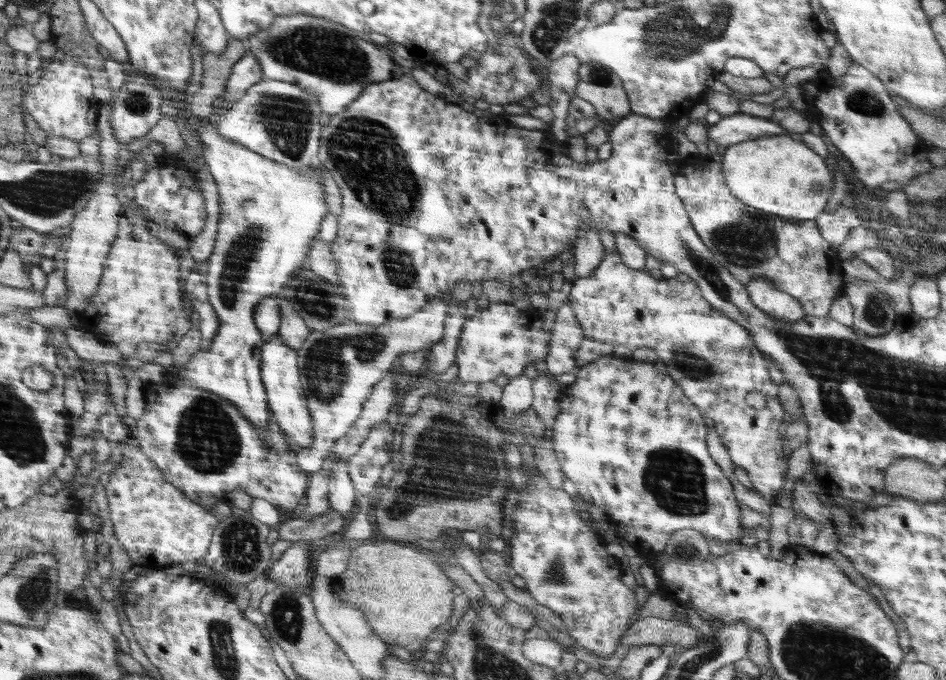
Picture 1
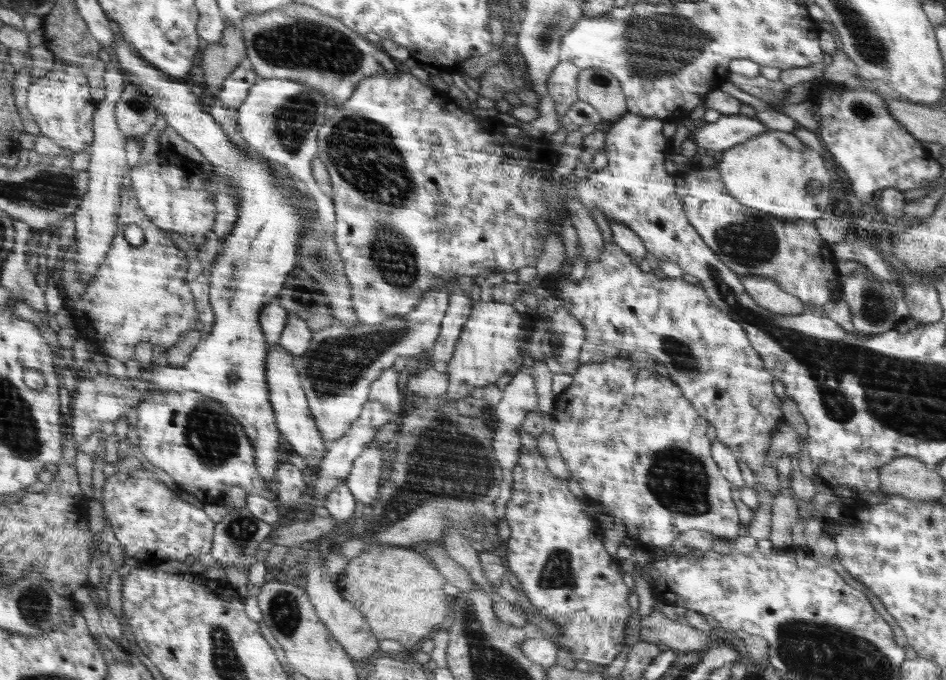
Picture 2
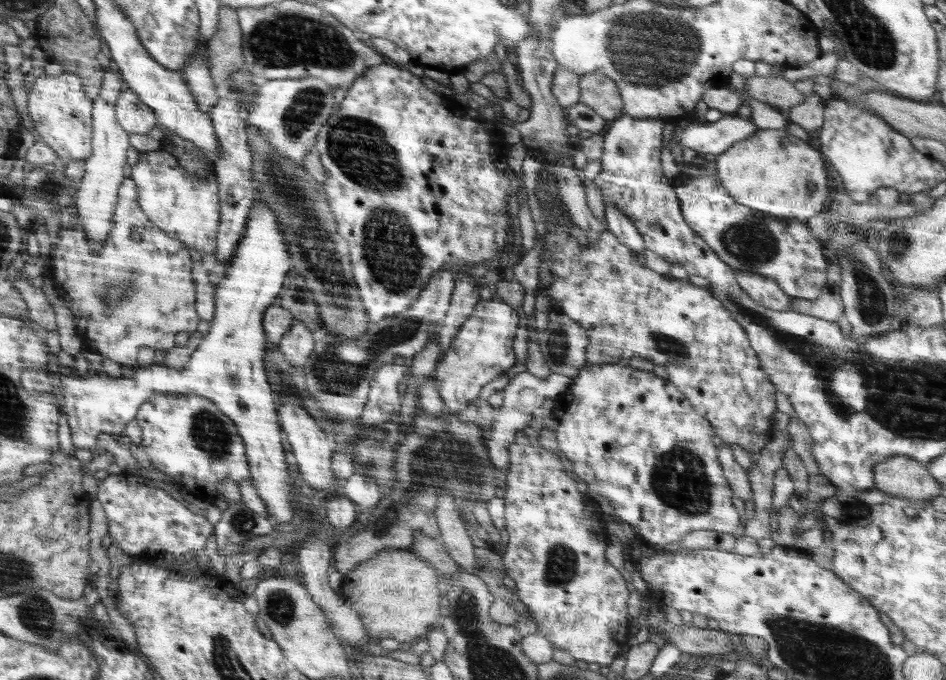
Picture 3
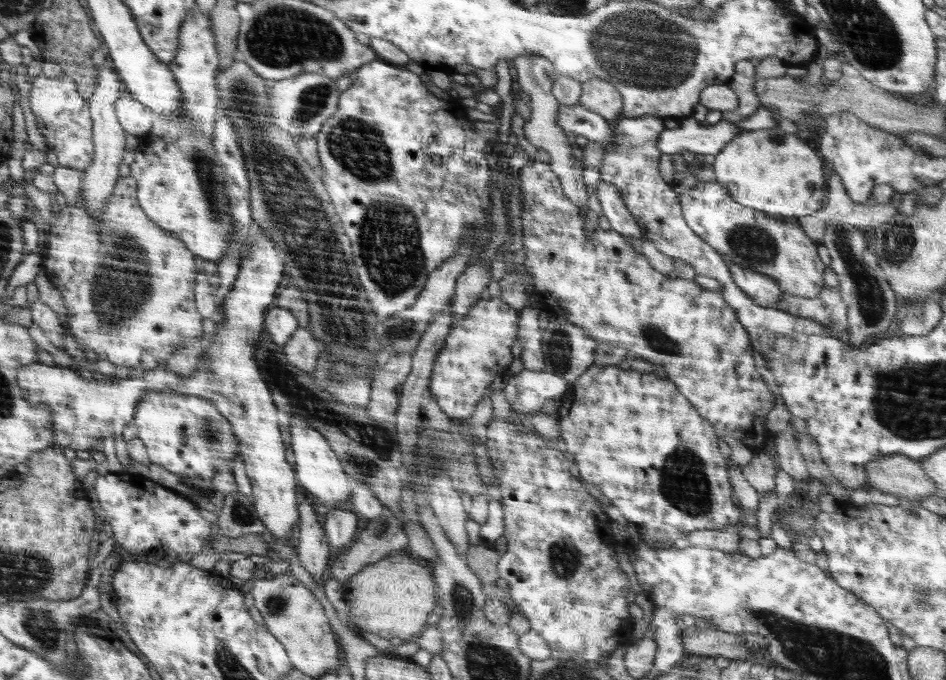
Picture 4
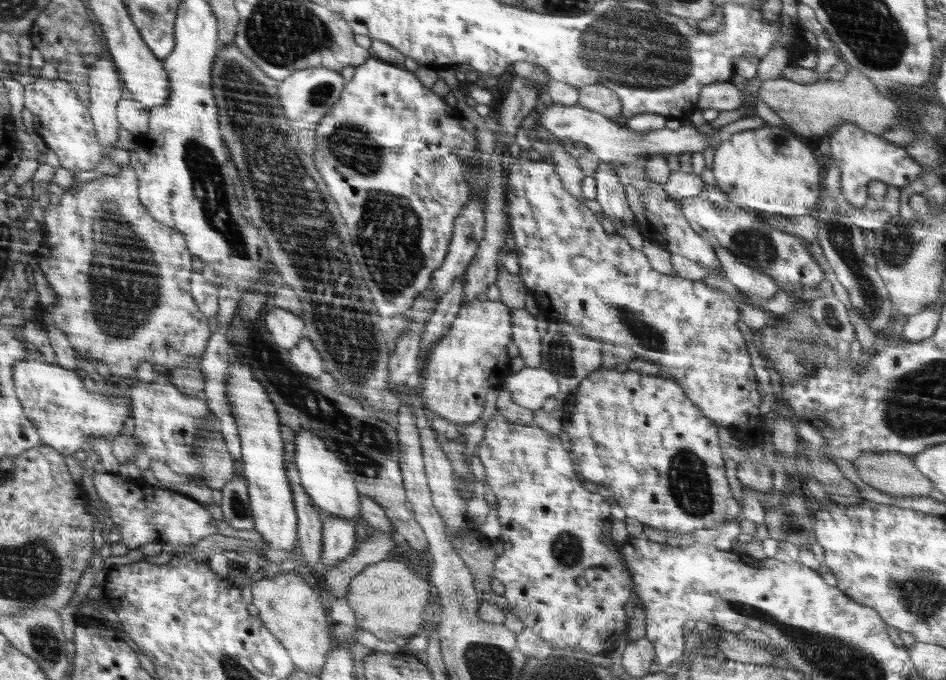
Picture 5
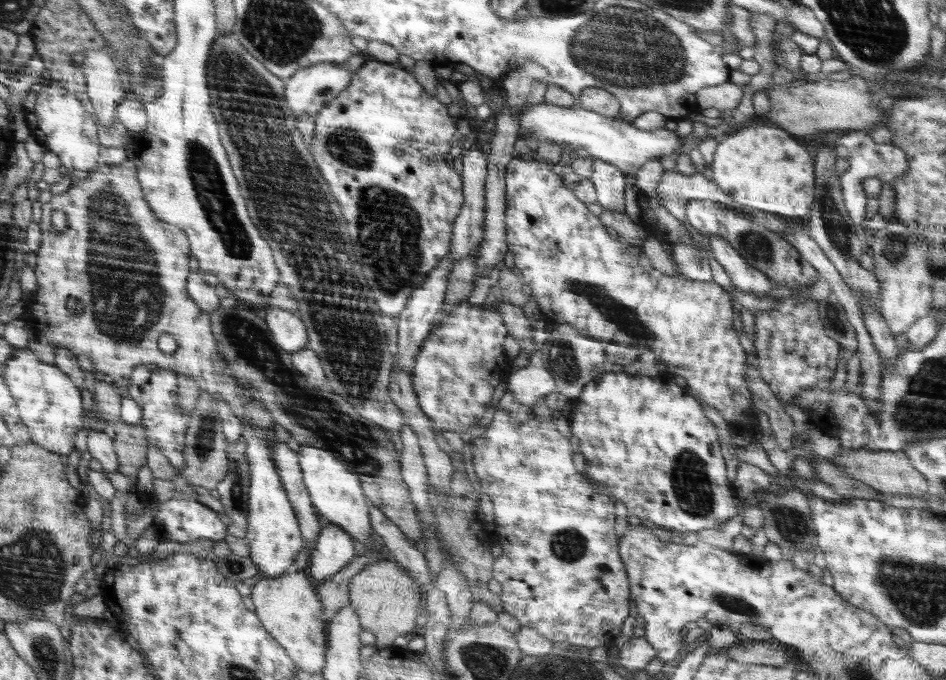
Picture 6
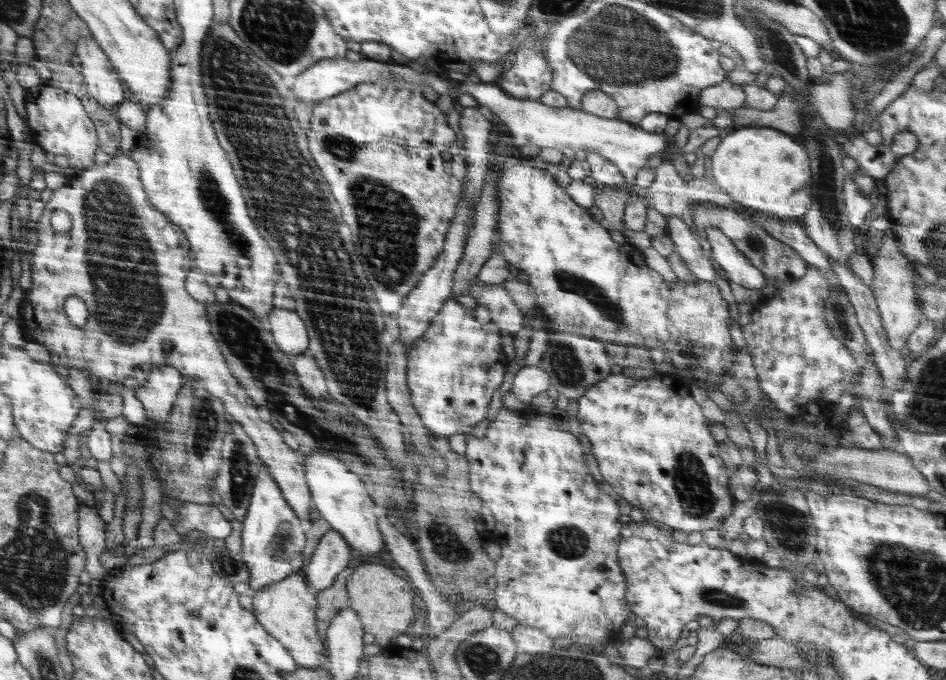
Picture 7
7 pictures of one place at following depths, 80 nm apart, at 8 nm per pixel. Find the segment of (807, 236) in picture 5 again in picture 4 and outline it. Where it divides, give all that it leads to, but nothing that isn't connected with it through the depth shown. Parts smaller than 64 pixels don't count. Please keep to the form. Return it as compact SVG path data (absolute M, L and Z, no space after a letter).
M832 172L830 178L827 179L826 184L827 199L824 206L809 214L800 218L783 217L781 220L788 223L797 223L801 226L801 229L810 237L814 243L820 244L823 242L824 232L821 231L821 227L832 222L846 224L851 227L876 227L880 224L884 224L887 220L890 220L893 216L896 216L899 212L899 208L892 207L891 203L878 203L877 205L870 206L867 202L857 203L854 202L849 194L845 191L844 185L841 183L841 178L834 172Z

